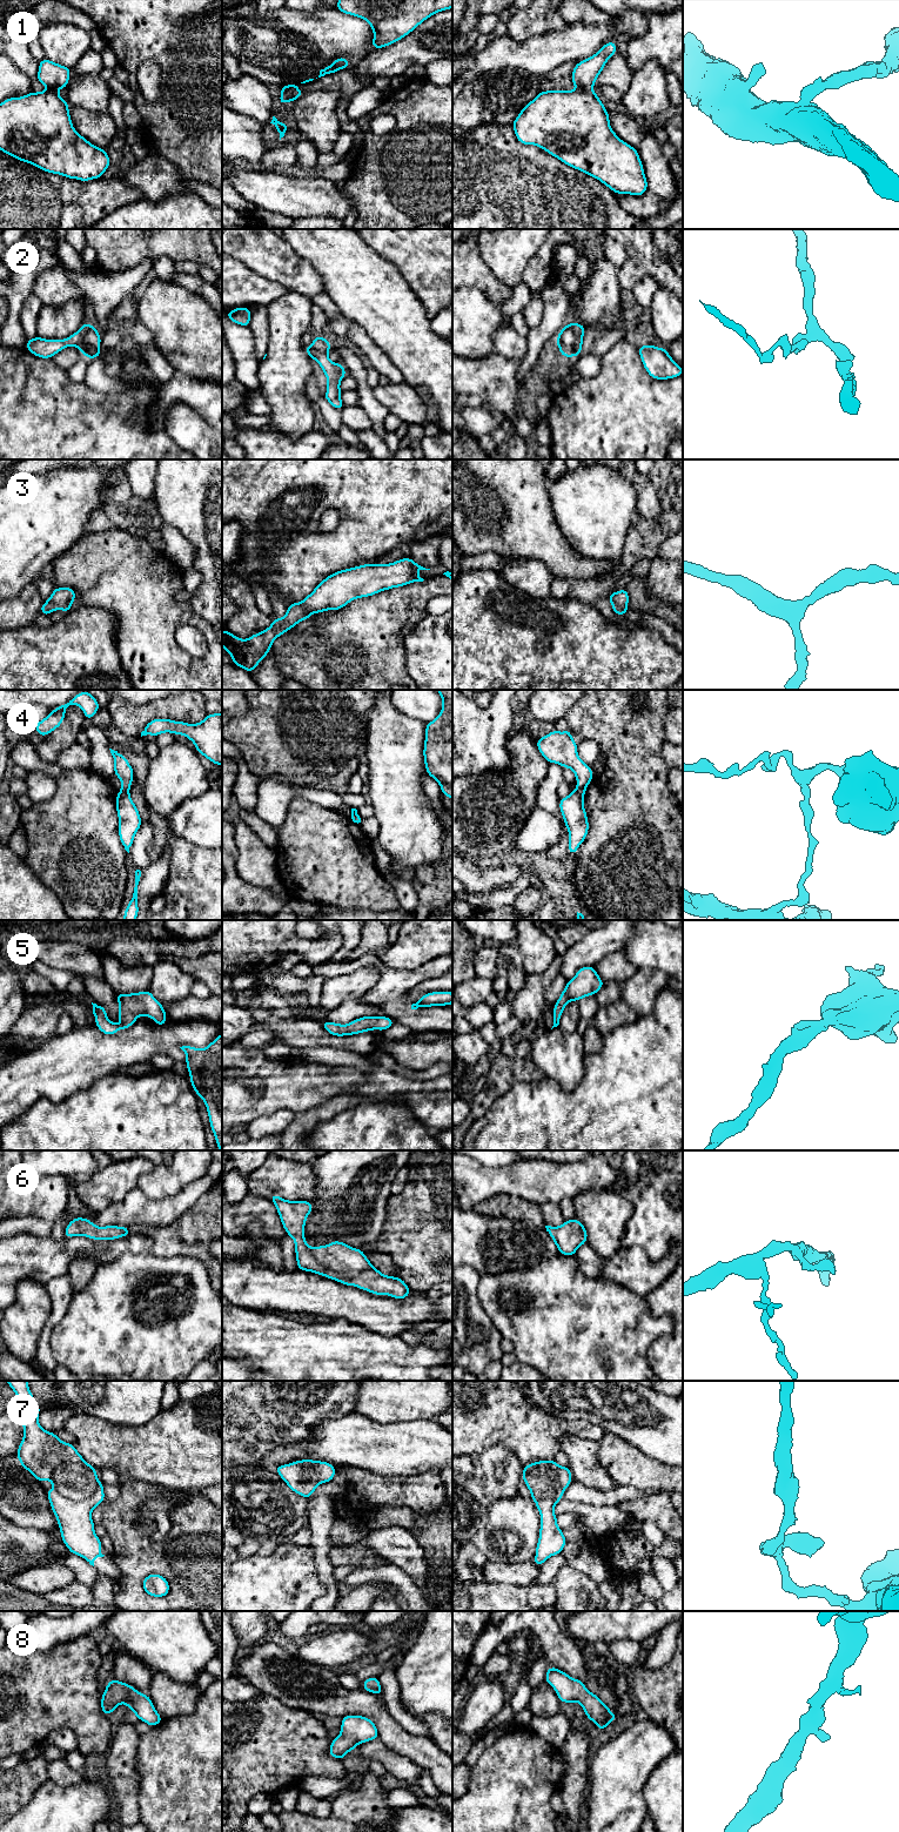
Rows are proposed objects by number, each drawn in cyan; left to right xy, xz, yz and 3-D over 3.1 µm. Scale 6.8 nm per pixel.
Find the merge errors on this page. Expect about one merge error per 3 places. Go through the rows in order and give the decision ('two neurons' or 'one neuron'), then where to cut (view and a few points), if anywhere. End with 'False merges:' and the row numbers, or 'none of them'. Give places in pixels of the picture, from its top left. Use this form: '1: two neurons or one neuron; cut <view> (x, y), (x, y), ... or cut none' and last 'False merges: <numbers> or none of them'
1: two neurons; cut yz (577, 88), (586, 91)
2: two neurons; cut yz (568, 324), (574, 335), (574, 344), (571, 350), (564, 356)
3: one neuron; cut none
4: two neurons; cut xy (121, 790), (128, 793)
5: one neuron; cut none
6: one neuron; cut none
7: one neuron; cut none
8: one neuron; cut none
False merges: 1, 2, 4

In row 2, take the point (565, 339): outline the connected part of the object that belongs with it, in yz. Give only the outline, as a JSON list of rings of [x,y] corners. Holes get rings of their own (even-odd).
[[[565,326],[558,334],[556,343],[562,356],[568,356],[572,349],[575,335],[569,326]]]

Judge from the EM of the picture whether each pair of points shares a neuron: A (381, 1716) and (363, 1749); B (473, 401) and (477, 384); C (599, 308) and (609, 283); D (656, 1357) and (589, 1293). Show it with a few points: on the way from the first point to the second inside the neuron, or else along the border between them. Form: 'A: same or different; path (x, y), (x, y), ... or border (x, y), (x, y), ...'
A: different; border (377, 1738), (400, 1755)
B: different; border (464, 393), (477, 395), (485, 406)
C: same; path (601, 302), (605, 289)
D: different; border (670, 1334), (663, 1334), (649, 1348), (650, 1368)

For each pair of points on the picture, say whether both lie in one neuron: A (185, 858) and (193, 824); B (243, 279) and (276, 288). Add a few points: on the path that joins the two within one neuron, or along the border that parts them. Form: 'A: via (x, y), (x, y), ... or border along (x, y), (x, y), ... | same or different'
A: border along (170, 834), (209, 849) | different
B: via (252, 287), (268, 288) | same

